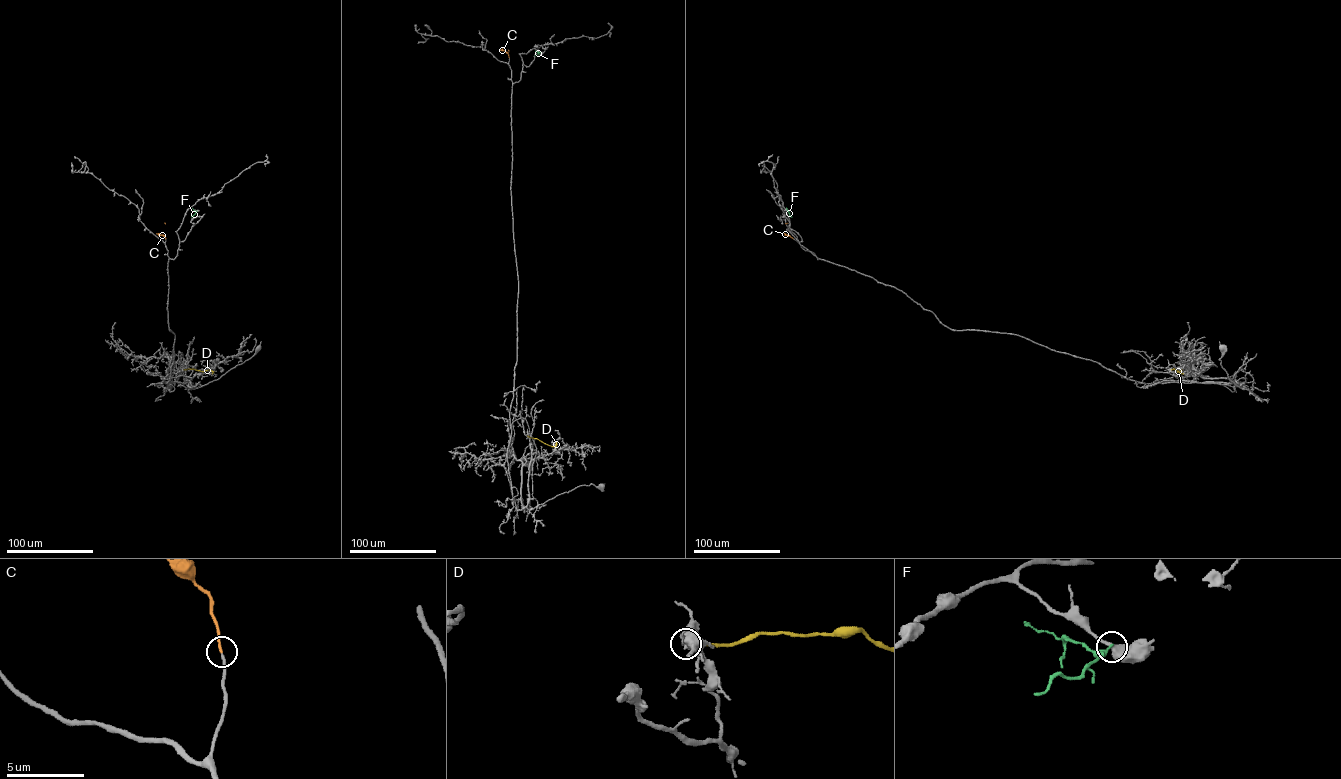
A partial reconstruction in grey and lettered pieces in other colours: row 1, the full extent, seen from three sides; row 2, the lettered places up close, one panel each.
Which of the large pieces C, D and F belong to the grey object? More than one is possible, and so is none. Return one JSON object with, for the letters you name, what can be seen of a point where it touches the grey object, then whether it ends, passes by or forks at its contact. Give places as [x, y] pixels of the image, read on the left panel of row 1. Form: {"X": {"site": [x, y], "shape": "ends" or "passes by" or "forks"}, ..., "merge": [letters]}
{"C": {"site": [165, 238], "shape": "ends"}, "merge": ["C"]}

